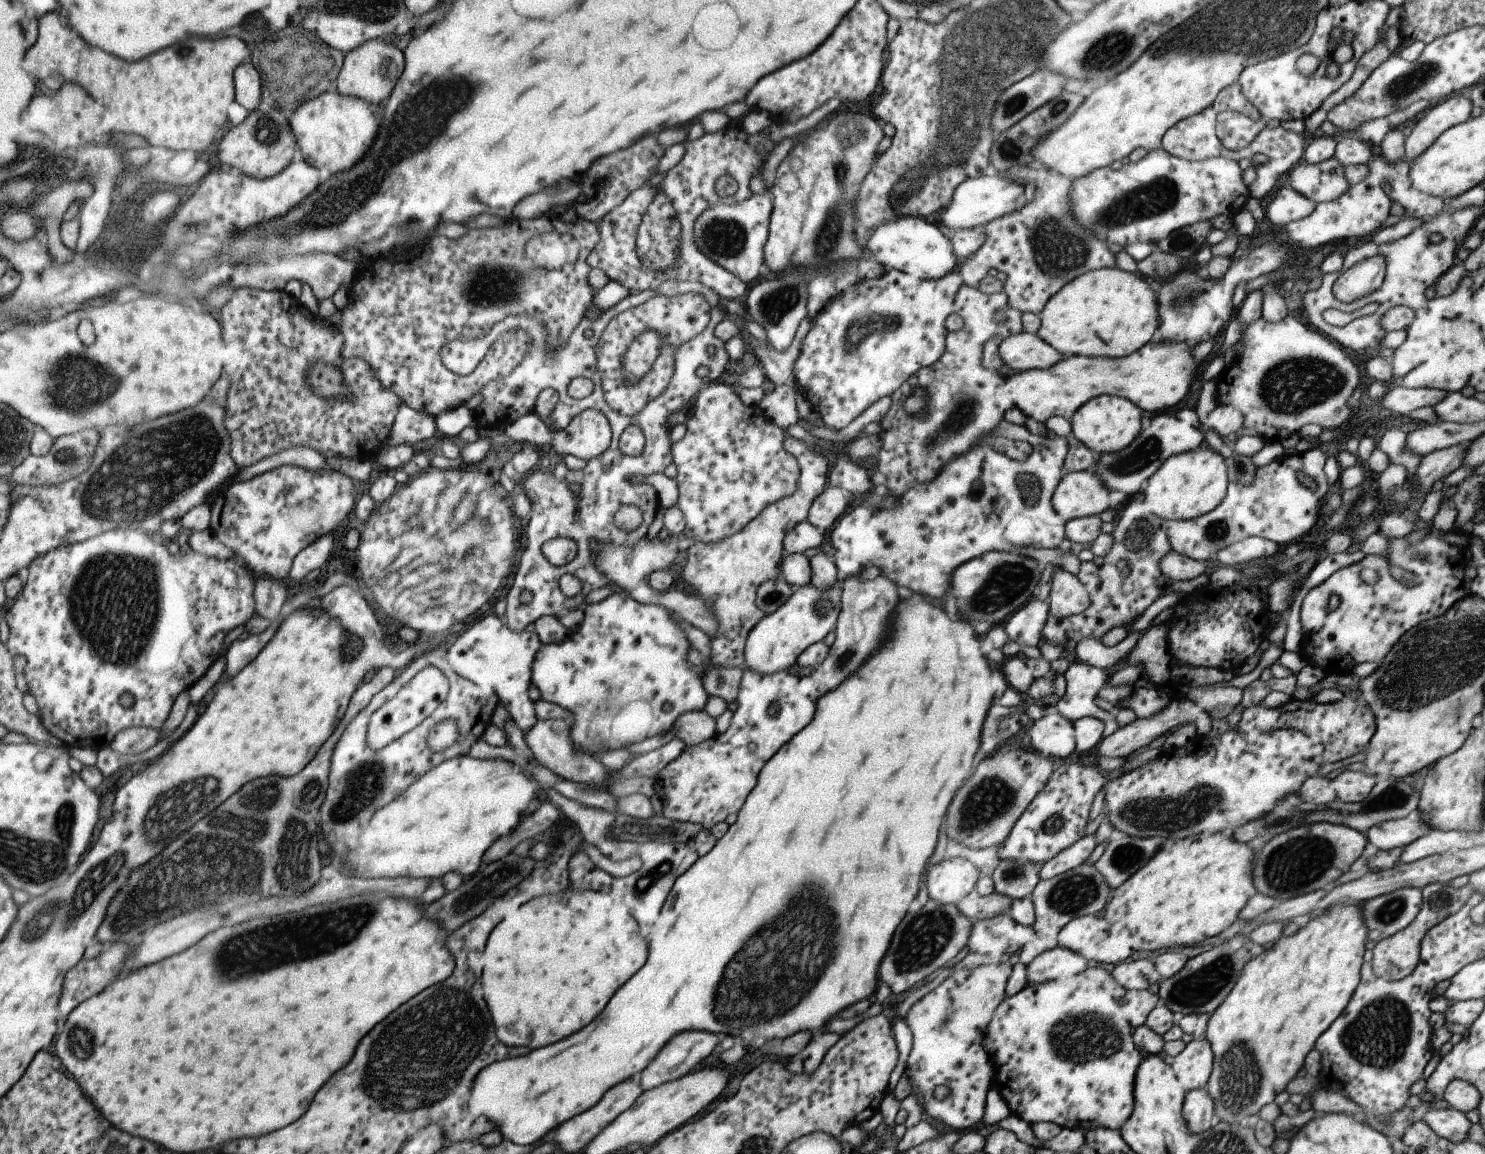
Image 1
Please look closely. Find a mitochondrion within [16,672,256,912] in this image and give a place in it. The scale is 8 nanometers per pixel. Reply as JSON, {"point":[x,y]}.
{"point":[189,801]}

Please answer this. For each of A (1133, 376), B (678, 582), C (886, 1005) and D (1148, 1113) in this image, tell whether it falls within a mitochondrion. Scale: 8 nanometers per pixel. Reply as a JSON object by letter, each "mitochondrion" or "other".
{"A":"other","B":"other","C":"other","D":"other"}

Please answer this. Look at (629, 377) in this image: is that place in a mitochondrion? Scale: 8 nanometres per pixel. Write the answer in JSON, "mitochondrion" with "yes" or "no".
{"mitochondrion":"yes"}

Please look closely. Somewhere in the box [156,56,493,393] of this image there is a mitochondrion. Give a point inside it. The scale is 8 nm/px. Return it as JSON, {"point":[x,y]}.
{"point":[266,133]}

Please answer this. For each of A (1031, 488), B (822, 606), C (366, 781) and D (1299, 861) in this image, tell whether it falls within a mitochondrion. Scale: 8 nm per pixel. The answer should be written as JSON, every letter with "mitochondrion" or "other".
{"A":"mitochondrion","B":"mitochondrion","C":"mitochondrion","D":"mitochondrion"}

